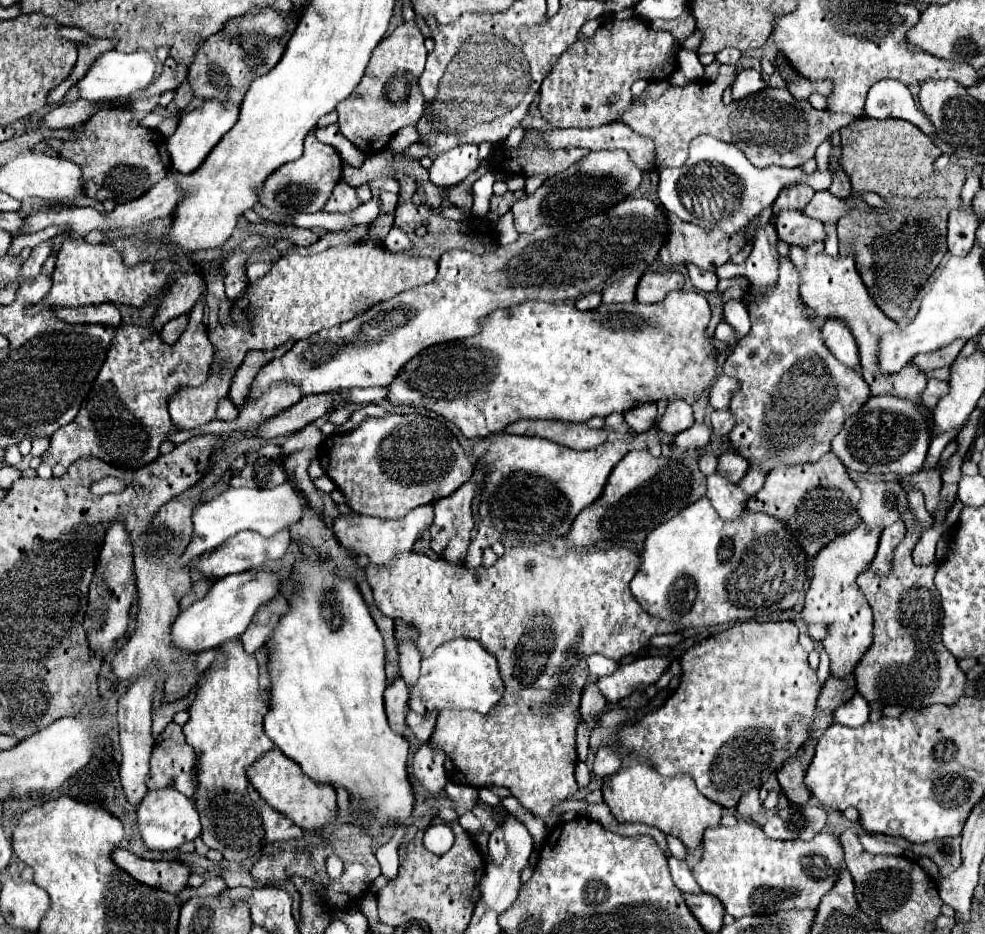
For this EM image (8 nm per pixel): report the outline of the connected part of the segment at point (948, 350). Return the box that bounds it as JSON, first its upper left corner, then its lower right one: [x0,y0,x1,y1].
[914,340,966,372]

